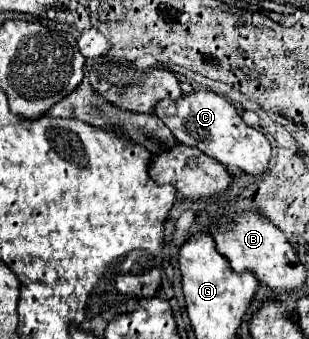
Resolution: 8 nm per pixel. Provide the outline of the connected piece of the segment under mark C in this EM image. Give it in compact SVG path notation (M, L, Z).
M191 91L179 99L159 101L155 105L155 115L183 145L199 147L217 161L231 163L245 173L263 173L263 169L267 169L267 161L271 157L271 145L267 137L261 131L245 125L235 107L213 91Z

